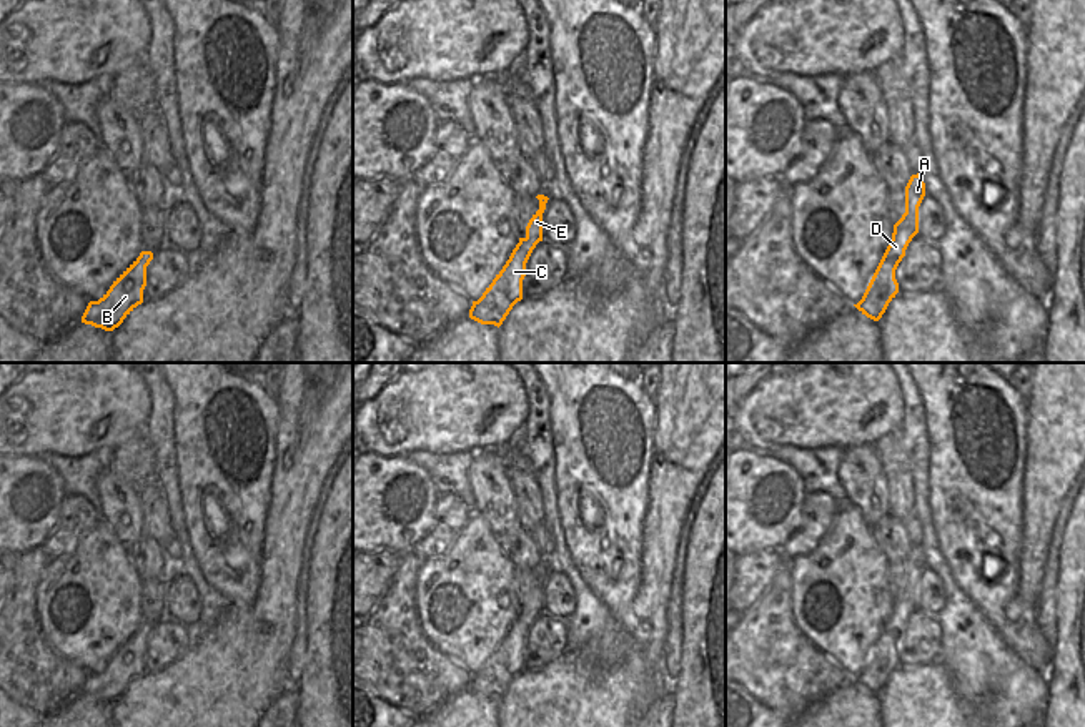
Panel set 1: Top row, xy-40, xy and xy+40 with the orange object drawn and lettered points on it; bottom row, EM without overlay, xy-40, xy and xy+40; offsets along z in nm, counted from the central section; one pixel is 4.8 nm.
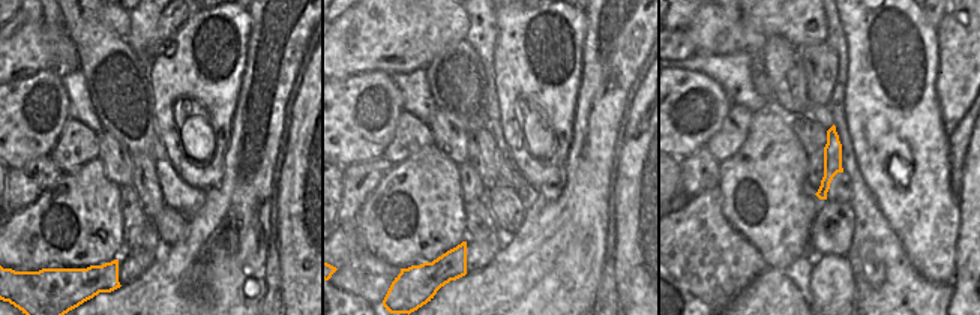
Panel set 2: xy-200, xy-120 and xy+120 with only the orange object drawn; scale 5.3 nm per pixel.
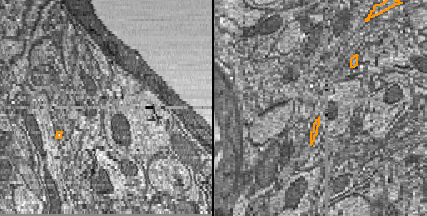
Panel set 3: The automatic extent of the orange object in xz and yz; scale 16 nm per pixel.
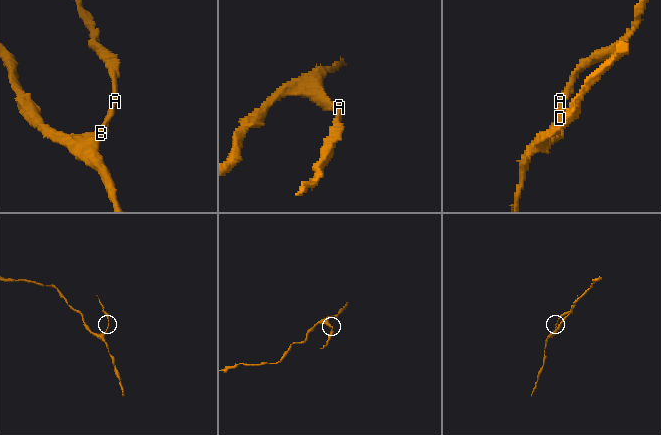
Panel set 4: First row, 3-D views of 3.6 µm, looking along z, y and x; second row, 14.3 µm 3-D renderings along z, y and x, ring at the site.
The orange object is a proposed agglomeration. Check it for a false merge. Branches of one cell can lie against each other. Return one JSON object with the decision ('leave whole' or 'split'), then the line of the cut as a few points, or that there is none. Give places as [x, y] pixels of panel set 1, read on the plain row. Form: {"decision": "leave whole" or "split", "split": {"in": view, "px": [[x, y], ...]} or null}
{"decision": "leave whole", "split": null}

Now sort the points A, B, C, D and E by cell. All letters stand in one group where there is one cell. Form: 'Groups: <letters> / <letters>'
Groups: A B C D E.

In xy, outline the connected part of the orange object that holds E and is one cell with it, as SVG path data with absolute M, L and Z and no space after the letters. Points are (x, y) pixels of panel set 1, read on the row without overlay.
M538 567L539 582L533 587L526 599L526 609L513 622L503 642L486 660L478 674L473 674L469 690L481 697L501 699L513 679L523 672L523 652L526 649L526 636L539 614L542 614L542 586L547 569Z

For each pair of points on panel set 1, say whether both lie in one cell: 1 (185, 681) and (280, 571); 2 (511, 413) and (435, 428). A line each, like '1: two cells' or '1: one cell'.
1: one cell
2: one cell

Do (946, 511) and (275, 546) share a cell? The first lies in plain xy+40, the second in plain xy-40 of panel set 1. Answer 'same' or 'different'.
different

